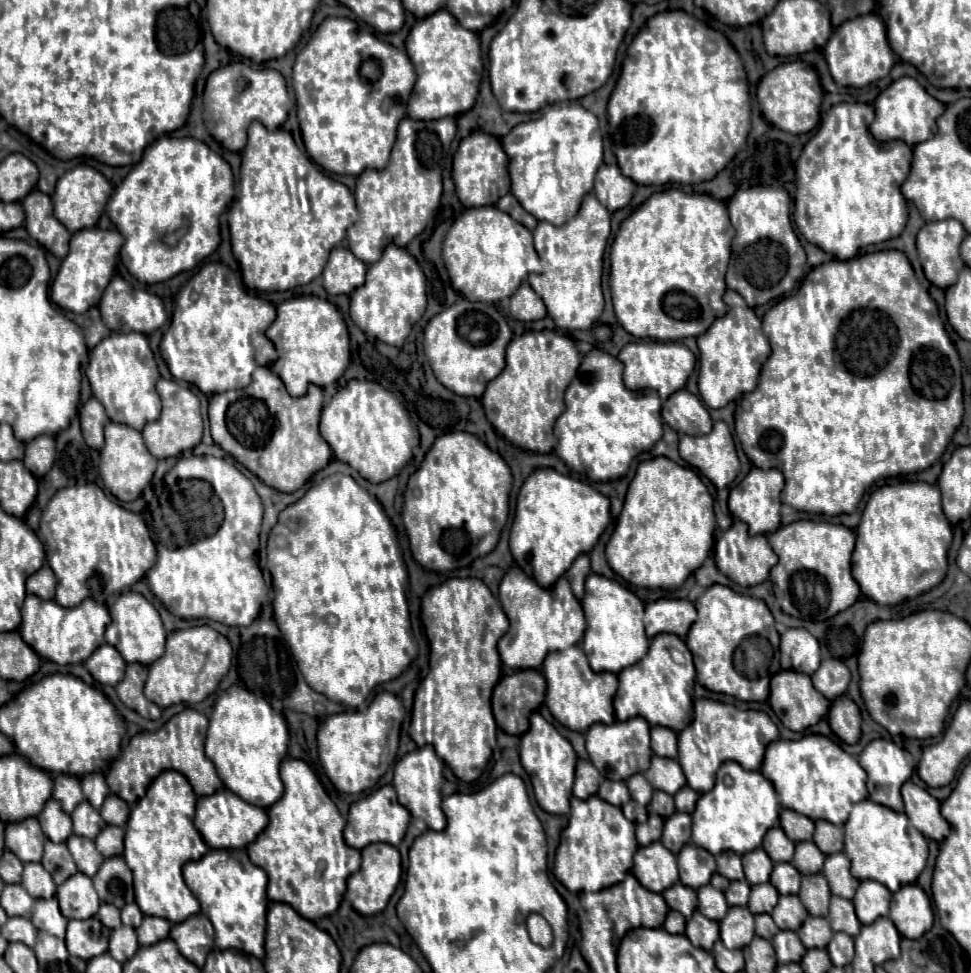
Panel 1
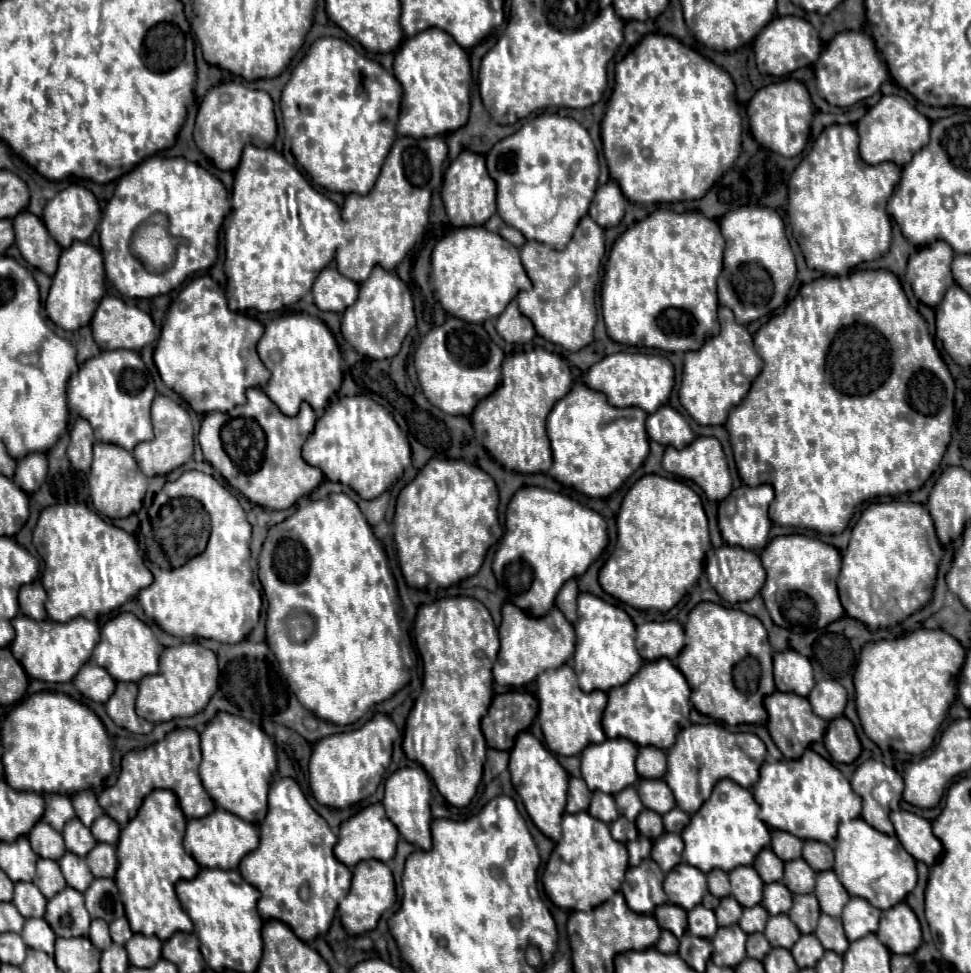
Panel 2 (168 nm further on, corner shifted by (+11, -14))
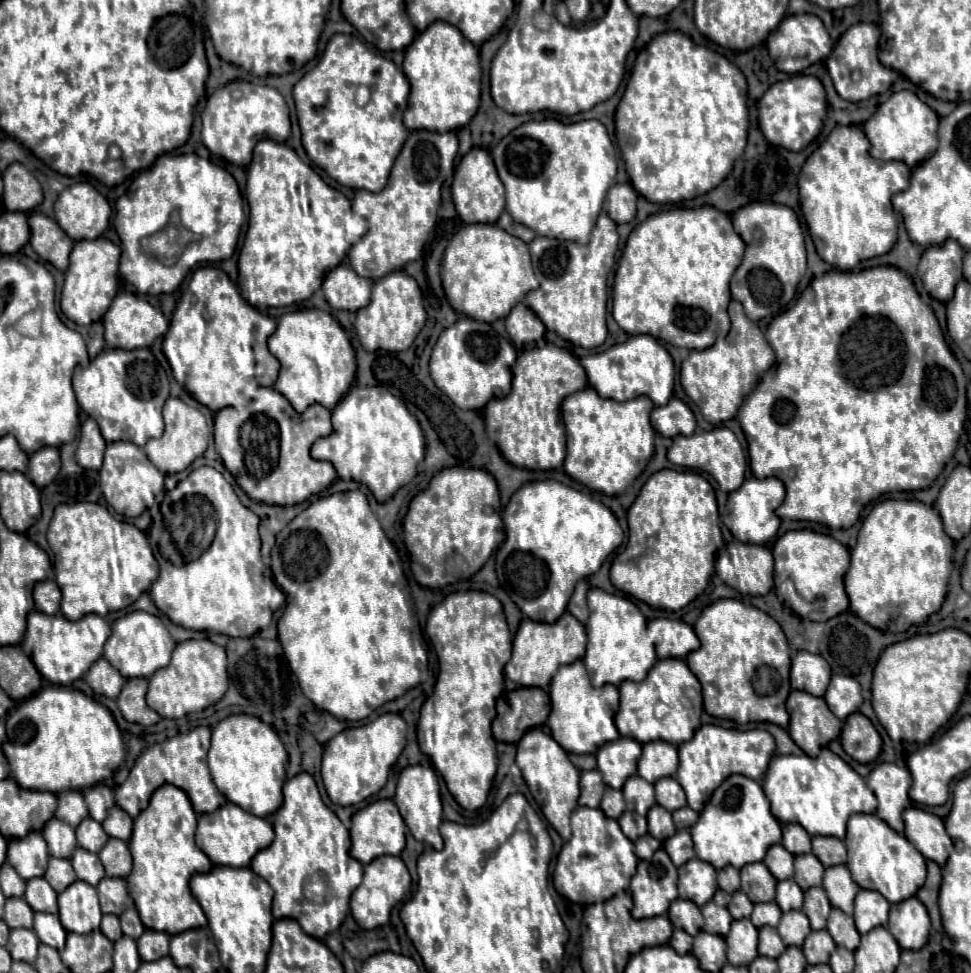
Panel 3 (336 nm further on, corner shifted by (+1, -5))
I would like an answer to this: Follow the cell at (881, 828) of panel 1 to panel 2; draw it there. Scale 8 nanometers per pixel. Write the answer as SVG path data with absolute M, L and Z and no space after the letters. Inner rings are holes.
M862 818L840 824L834 854L834 872L838 880L842 880L842 886L850 892L850 896L866 898L880 910L892 908L894 904L902 902L917 884L917 862L900 846L900 840L872 828Z

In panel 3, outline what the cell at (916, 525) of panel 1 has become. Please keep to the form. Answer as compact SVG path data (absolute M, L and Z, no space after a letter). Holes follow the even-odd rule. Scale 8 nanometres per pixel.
M886 499L878 503L864 519L858 533L858 543L850 551L852 561L844 577L850 609L862 621L884 633L904 633L908 627L924 623L932 613L938 613L944 603L952 571L952 553L954 541L944 535L940 513L932 505L924 505L914 499Z

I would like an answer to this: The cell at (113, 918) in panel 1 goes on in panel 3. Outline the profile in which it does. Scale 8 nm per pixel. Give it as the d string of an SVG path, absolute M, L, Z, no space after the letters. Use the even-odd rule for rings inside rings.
M102 915L102 925L100 925L100 931L110 939L110 941L116 941L120 939L124 933L120 929L120 921L116 915Z

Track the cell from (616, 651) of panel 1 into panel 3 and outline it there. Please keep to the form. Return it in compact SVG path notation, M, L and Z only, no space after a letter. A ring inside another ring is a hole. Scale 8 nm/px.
M602 589L588 591L590 619L586 623L588 645L584 665L594 687L620 685L622 681L642 681L656 663L654 643L646 635L646 617L626 597L606 593Z

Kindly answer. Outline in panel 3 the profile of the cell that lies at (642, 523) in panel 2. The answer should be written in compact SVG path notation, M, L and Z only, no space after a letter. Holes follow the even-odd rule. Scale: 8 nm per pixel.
M662 469L654 473L642 487L638 499L628 509L628 543L622 553L618 553L610 567L612 585L650 607L664 611L678 611L686 607L694 597L698 597L714 573L717 551L724 545L716 507L716 495L712 485L698 473Z

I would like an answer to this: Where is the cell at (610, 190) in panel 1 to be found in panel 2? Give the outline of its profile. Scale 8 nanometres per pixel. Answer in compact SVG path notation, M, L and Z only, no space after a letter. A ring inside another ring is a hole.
M608 180L606 184L598 186L588 214L602 228L610 228L622 220L624 206L626 206L626 198L624 198L622 190L618 188L618 184L614 180Z

